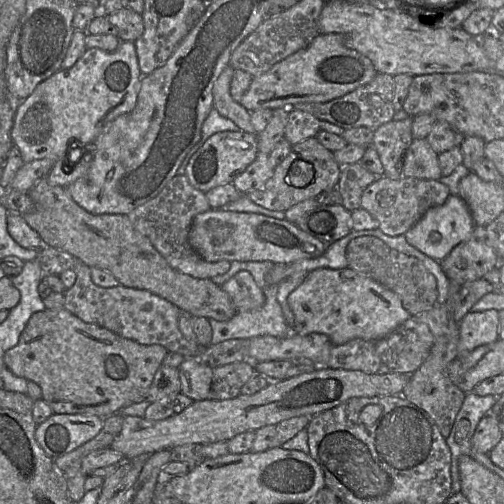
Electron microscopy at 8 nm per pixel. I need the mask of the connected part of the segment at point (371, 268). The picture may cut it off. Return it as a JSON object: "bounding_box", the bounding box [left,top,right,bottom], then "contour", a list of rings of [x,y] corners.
{"bounding_box":[347,236,438,315],"contour":[[[360,236],[347,245],[348,267],[375,280],[395,292],[410,315],[432,309],[437,304],[438,288],[435,276],[416,257],[389,247],[374,236]]]}

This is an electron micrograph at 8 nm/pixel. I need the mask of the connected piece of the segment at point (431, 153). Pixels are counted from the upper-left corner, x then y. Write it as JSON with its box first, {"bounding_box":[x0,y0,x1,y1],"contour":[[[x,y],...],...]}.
{"bounding_box":[403,139,442,180],"contour":[[[413,139],[404,154],[403,174],[425,180],[439,180],[442,172],[438,162],[438,154],[426,139]]]}

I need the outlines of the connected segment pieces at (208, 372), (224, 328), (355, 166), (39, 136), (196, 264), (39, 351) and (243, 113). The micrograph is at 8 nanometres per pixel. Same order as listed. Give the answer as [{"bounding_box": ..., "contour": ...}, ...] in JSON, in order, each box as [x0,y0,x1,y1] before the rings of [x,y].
[{"bounding_box":[178,358,213,401],"contour":[[[185,358],[178,367],[181,393],[193,401],[206,400],[212,382],[213,368],[199,358]]]},{"bounding_box":[209,284,296,344],"contour":[[[268,284],[262,289],[265,303],[260,309],[236,312],[227,321],[209,319],[212,328],[211,344],[230,339],[250,339],[267,335],[287,338],[296,334],[294,328],[287,324],[277,300],[278,285]]]},{"bounding_box":[337,162,380,212],"contour":[[[359,162],[342,164],[337,187],[342,196],[342,206],[352,212],[361,208],[363,191],[380,176],[364,168]]]},{"bounding_box":[10,41,142,163],"contour":[[[121,41],[117,49],[107,52],[98,48],[88,48],[69,69],[60,69],[42,81],[22,101],[16,101],[16,110],[10,137],[19,149],[24,163],[50,158],[61,159],[68,146],[68,140],[75,138],[84,144],[94,144],[106,124],[122,114],[131,112],[137,103],[142,73],[139,68],[136,48],[133,42]]]},{"bounding_box":[128,174,231,279],"contour":[[[185,174],[174,176],[153,199],[138,206],[128,214],[134,228],[147,237],[154,248],[175,270],[199,279],[211,279],[226,273],[231,262],[227,260],[209,262],[191,247],[189,230],[194,217],[212,209],[204,192],[194,188]]]},{"bounding_box":[4,307,167,418],"contour":[[[64,307],[34,313],[16,346],[4,353],[4,365],[16,376],[36,383],[54,414],[81,414],[106,418],[146,400],[154,375],[167,354],[162,345],[142,345],[96,324],[86,323]]]},{"bounding_box":[213,65,257,135],"contour":[[[228,65],[217,78],[213,86],[213,104],[219,114],[233,121],[242,131],[257,135],[251,123],[250,112],[233,100],[230,85],[234,68]]]}]

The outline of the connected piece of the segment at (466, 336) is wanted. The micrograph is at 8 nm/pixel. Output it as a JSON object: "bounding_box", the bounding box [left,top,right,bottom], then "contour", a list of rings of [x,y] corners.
{"bounding_box":[458,310,499,358],"contour":[[[497,310],[469,311],[460,322],[458,356],[464,358],[477,347],[499,339],[499,315]]]}

